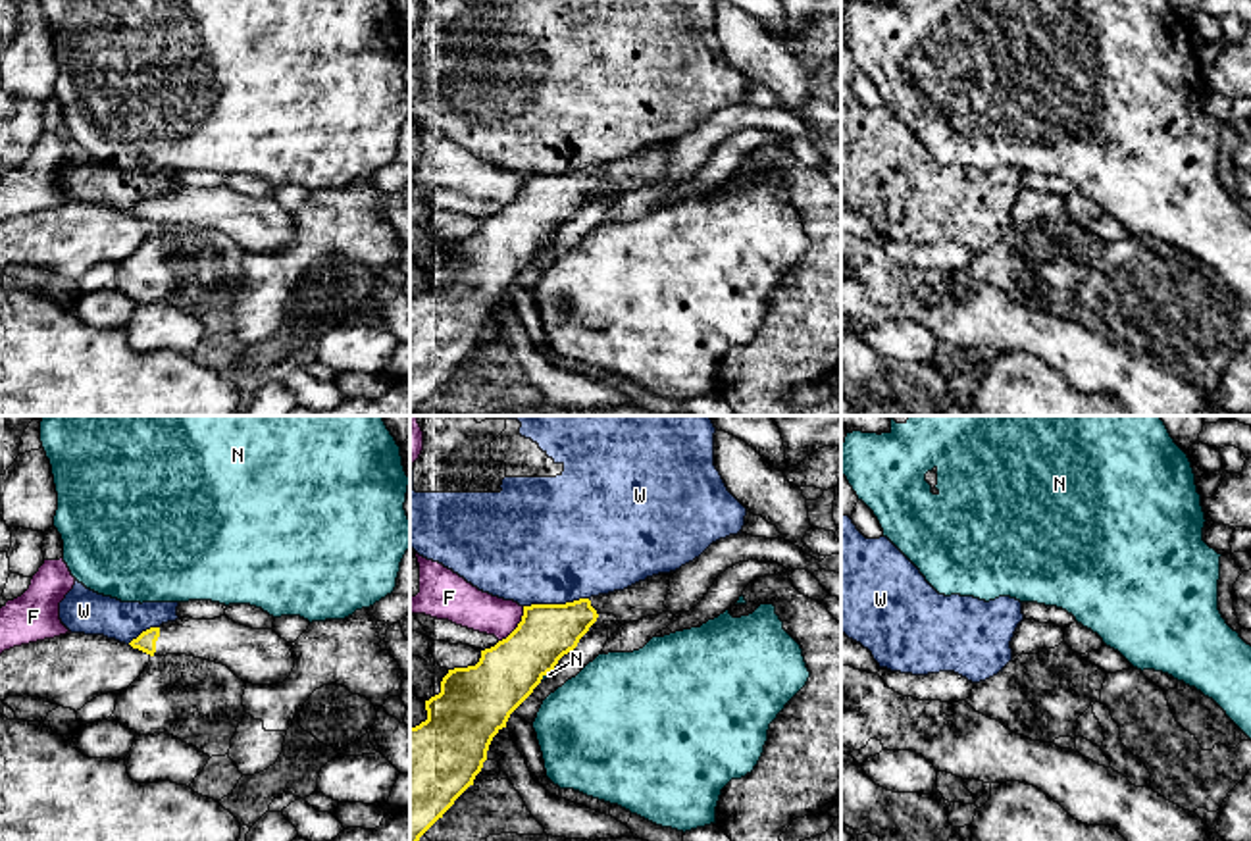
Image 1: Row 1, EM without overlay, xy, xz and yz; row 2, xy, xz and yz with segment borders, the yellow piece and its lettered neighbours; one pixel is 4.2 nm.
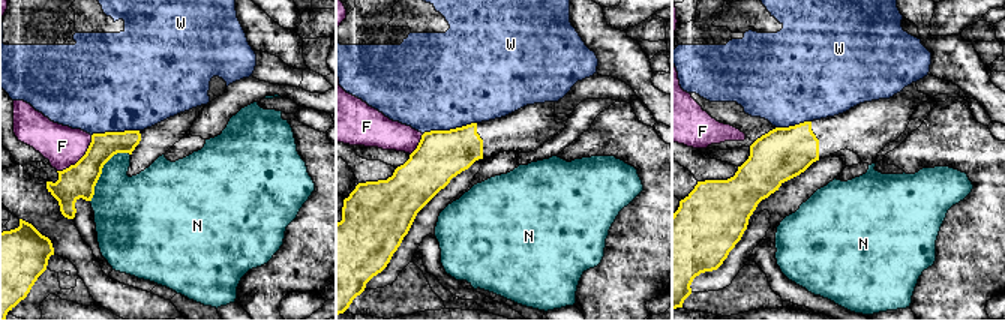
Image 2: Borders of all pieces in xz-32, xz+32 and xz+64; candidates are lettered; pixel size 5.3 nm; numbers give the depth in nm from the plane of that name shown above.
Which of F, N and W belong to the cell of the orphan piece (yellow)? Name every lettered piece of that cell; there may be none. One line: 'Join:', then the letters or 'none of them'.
Join: none of them

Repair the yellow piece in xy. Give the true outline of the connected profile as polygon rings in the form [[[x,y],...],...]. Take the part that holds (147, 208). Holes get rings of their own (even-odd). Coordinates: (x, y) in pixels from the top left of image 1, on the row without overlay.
[[[227,185],[179,187],[142,200],[129,214],[150,225],[187,223],[223,233],[252,254],[283,252],[294,237],[293,216],[273,198],[252,198]]]

